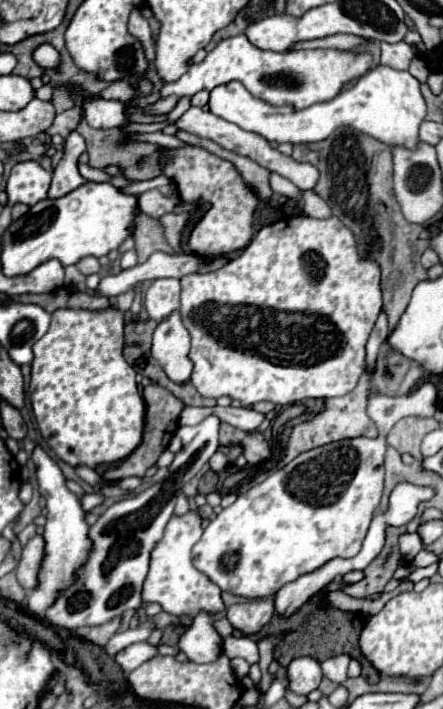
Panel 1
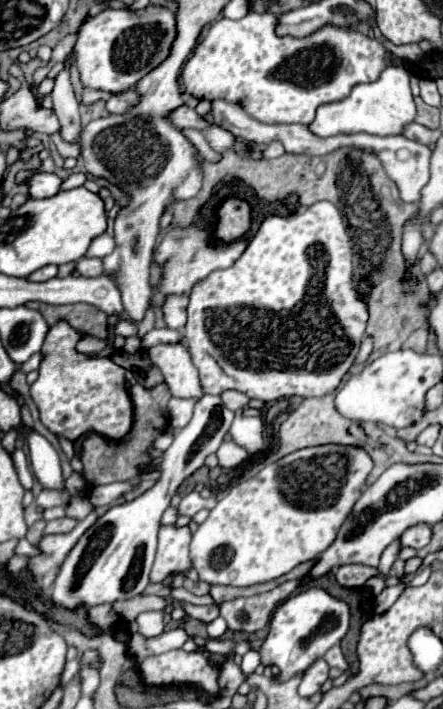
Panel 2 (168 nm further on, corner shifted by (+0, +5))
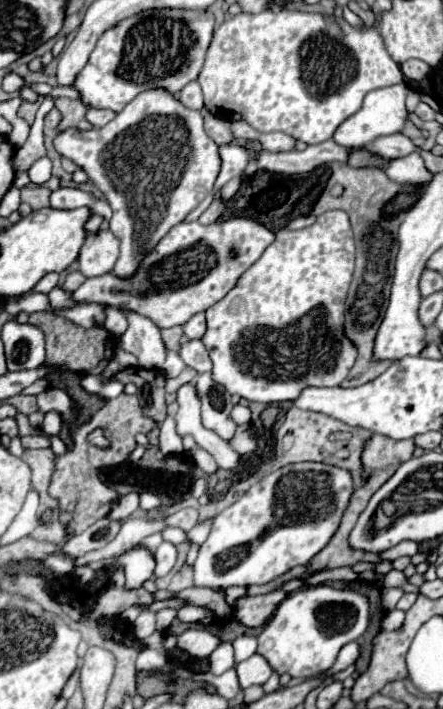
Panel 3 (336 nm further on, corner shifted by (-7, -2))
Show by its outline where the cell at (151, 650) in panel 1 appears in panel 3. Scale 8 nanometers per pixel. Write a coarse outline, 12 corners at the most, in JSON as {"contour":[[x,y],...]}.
{"contour":[[207,627],[179,635],[179,649],[199,659],[209,657],[221,639]]}

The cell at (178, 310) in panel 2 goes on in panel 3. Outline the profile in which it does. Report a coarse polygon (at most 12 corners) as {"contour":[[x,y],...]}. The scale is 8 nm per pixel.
{"contour":[[205,315],[183,325],[187,339],[201,339],[207,331]]}

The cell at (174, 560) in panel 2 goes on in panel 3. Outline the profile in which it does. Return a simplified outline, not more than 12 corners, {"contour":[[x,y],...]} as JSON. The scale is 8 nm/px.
{"contour":[[163,541],[155,553],[155,575],[165,577],[177,559],[173,543]]}

